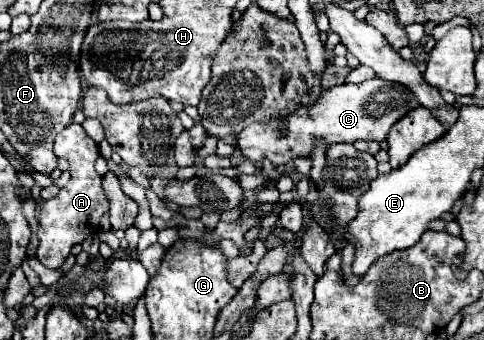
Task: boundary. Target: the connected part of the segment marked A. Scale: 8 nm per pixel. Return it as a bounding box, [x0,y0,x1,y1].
[35,124,109,268]

